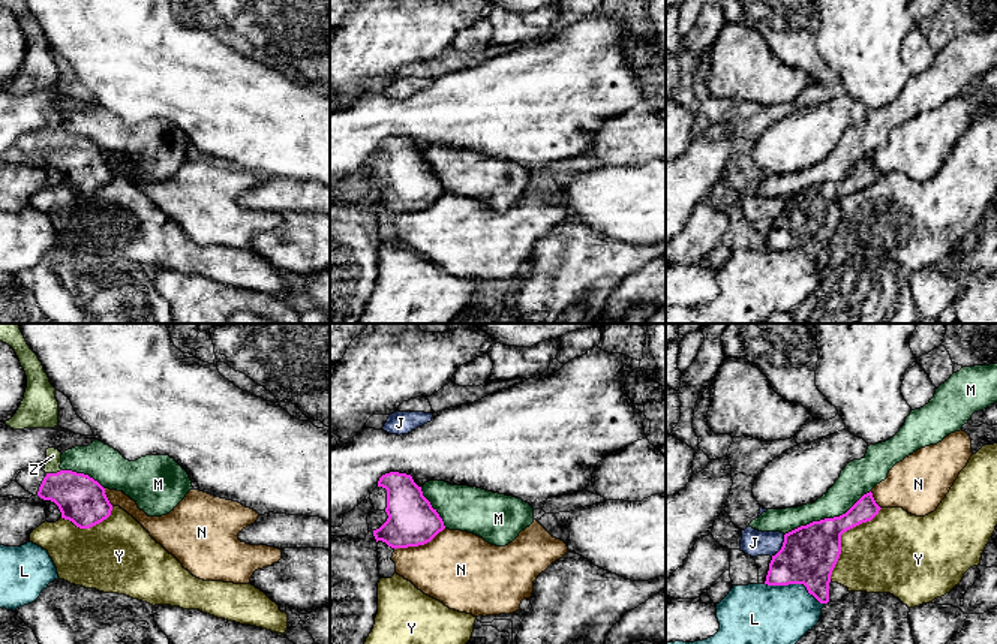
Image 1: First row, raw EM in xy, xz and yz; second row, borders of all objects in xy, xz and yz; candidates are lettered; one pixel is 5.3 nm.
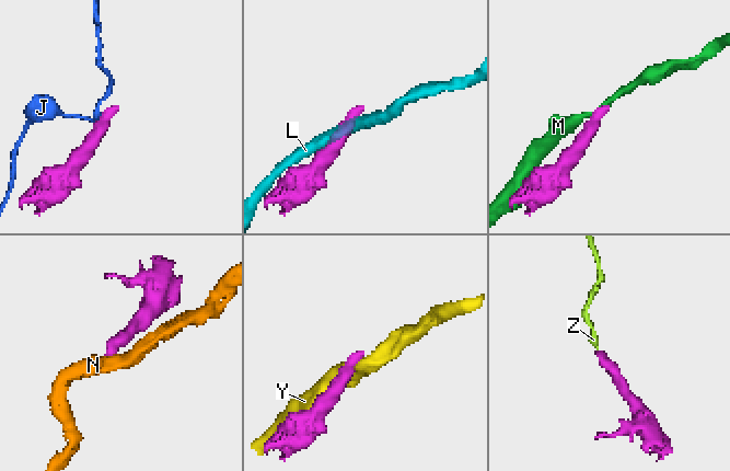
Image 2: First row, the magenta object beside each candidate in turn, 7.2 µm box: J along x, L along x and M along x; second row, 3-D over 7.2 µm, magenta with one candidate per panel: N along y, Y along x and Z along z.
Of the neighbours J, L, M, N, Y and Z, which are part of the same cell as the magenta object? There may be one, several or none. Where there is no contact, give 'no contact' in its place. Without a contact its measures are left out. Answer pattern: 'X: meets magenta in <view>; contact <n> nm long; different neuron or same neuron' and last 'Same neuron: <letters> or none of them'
J: meets magenta in yz; contact 140 nm long; different neuron
L: meets magenta in yz; contact 340 nm long; different neuron
M: meets magenta in yz; contact 500 nm long; different neuron
N: meets magenta in xz; contact 300 nm long; different neuron
Y: meets magenta in yz; contact 480 nm long; different neuron
Z: meets magenta in xy; contact 80 nm long; same neuron
Same neuron: Z

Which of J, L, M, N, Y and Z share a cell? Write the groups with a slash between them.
J / L / M / N / Y / Z

